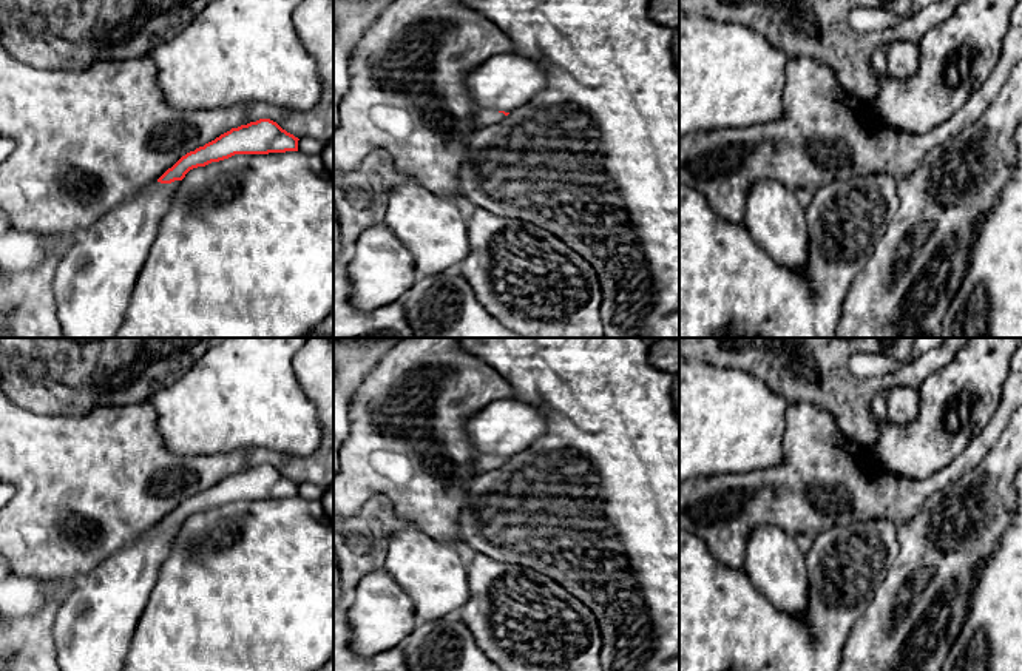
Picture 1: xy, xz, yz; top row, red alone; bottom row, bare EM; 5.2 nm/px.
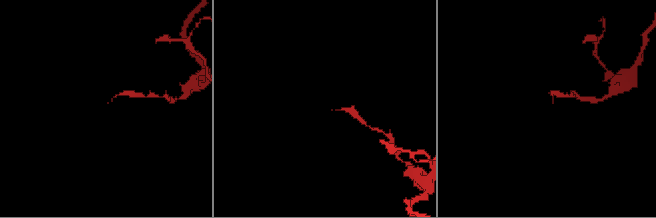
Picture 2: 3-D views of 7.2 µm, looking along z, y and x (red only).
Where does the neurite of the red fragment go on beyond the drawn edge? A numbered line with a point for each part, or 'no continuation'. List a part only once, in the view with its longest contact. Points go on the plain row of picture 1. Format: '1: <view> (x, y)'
1: xz (483, 463)

